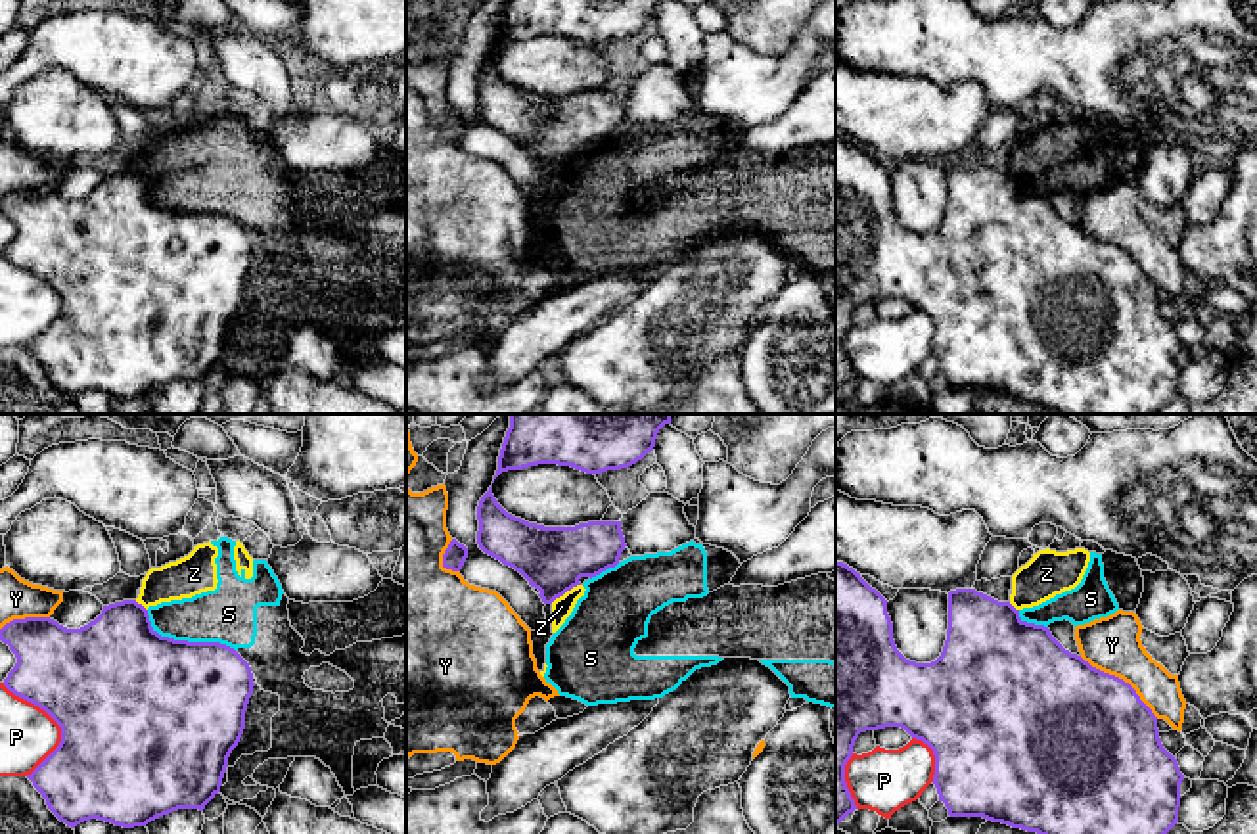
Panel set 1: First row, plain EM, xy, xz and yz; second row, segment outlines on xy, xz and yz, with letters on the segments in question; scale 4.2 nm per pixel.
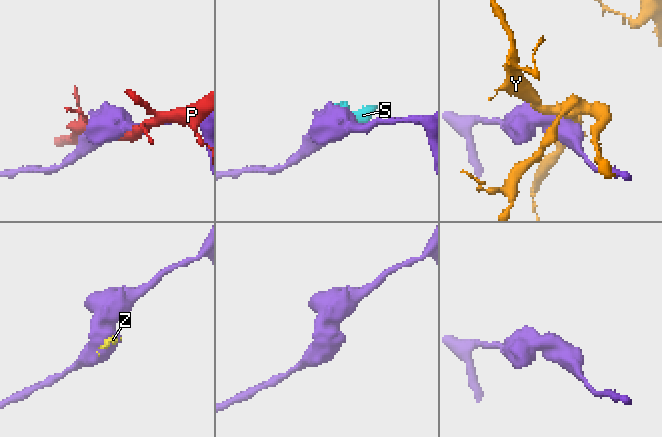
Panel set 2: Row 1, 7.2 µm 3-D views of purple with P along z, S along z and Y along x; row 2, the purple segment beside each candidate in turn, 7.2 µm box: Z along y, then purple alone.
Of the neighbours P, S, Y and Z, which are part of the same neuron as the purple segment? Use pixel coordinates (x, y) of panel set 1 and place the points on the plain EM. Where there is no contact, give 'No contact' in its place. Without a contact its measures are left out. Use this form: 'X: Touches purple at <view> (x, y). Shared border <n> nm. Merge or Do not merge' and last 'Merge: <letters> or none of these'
P: Touches purple at xy (56, 292). Shared border 400 nm. Do not merge
S: Touches purple at xy (186, 211). Shared border 420 nm. Do not merge
Y: Touches purple at yz (1121, 250). Shared border 420 nm. Do not merge
Z: Touches purple at xz (564, 163). Shared border 150 nm. Do not merge
Merge: none of these

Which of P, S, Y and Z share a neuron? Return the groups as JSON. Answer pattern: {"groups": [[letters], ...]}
{"groups": [["P"], ["S", "Z"], ["Y"]]}

